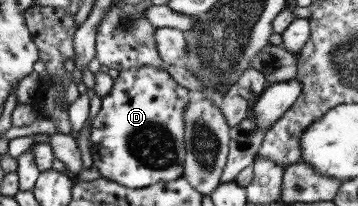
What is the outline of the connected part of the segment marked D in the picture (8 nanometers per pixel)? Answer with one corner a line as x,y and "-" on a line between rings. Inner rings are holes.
136,66
136,68
128,68
128,70
118,71
117,77
112,80
112,86
109,92
100,99
100,108
91,120
89,150
91,154
91,166
95,166
102,178
111,180
112,182
120,184
126,188
137,189
146,188
148,185
156,184
158,182
168,182
174,180
182,174
182,166
185,158
185,144
183,139
183,125
182,111
188,103
188,90
178,85
170,75
166,72
165,68
154,68
154,66

